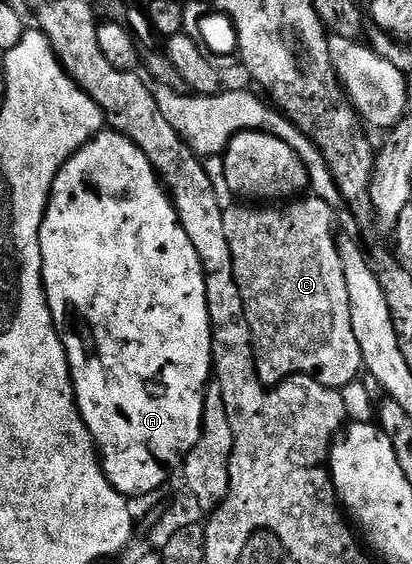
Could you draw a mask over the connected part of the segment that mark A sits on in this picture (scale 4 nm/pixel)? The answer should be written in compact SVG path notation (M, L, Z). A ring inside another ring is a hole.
M115 132L97 134L92 141L76 151L58 172L40 229L40 247L46 300L68 357L72 387L76 389L76 403L86 428L96 442L104 475L110 480L112 487L129 500L135 500L139 494L152 494L159 486L167 484L168 473L175 466L177 469L181 465L182 456L188 454L194 444L198 444L204 411L204 392L214 374L212 325L206 304L204 269L198 252L194 244L190 244L190 236L180 227L178 212L148 157L130 139Z

